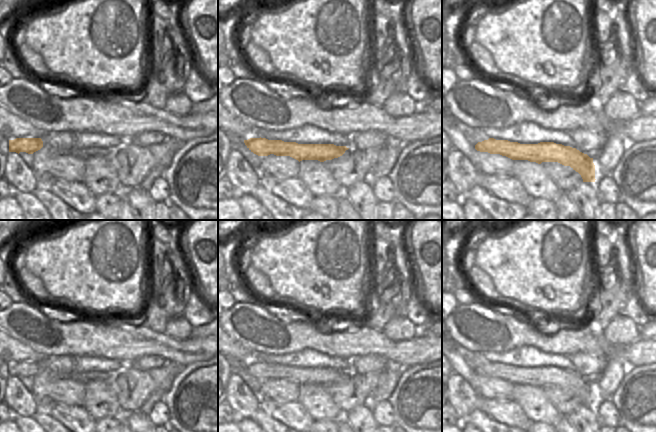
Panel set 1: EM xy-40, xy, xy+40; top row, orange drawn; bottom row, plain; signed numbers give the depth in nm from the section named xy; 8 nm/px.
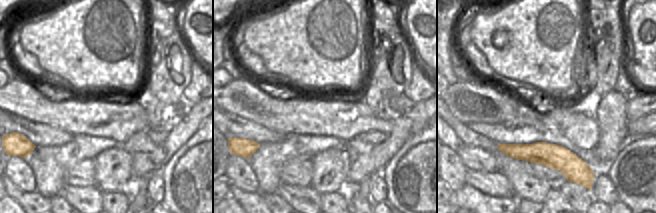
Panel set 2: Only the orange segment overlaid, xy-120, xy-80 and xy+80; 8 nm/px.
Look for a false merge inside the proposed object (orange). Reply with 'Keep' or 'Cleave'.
Keep

